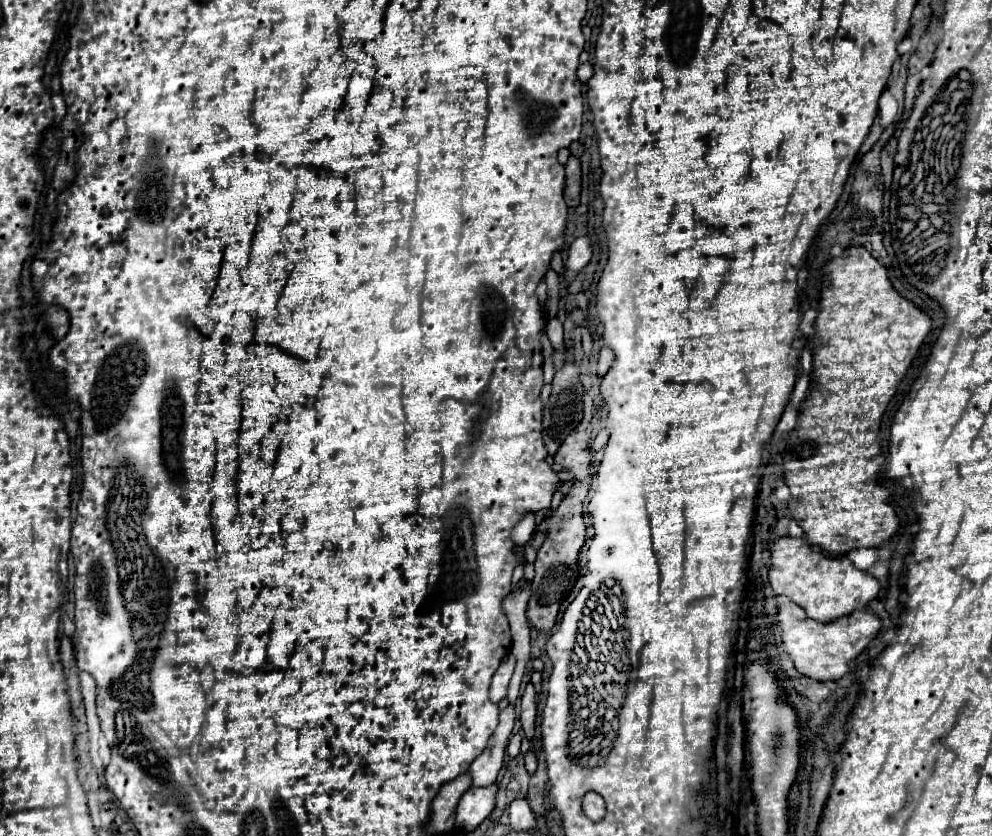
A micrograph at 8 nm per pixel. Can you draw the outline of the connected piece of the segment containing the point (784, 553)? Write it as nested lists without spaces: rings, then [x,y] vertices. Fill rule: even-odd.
[[[779,538],[771,548],[769,582],[779,596],[787,596],[799,604],[809,618],[817,622],[831,622],[865,608],[881,590],[879,580],[853,566],[847,556],[827,556],[811,550],[801,538]]]

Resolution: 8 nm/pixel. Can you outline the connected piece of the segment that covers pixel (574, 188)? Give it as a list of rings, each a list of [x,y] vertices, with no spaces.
[[[569,156],[569,162],[565,164],[565,190],[563,190],[567,206],[577,206],[579,204],[579,192],[581,192],[579,158]]]

